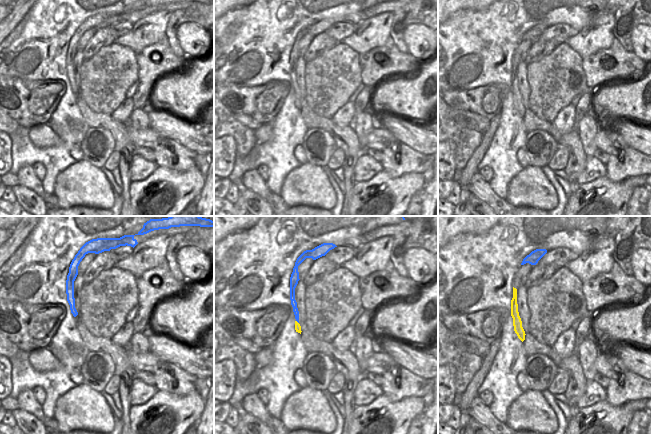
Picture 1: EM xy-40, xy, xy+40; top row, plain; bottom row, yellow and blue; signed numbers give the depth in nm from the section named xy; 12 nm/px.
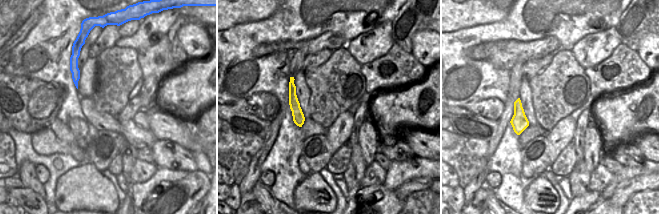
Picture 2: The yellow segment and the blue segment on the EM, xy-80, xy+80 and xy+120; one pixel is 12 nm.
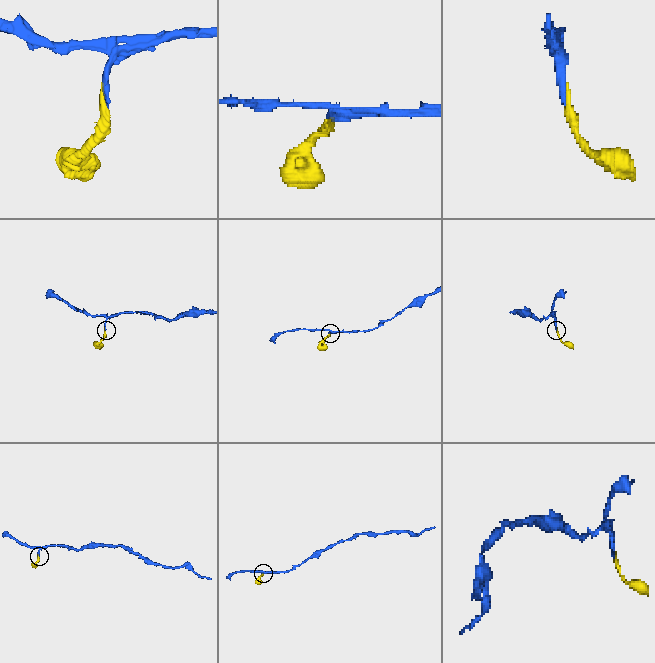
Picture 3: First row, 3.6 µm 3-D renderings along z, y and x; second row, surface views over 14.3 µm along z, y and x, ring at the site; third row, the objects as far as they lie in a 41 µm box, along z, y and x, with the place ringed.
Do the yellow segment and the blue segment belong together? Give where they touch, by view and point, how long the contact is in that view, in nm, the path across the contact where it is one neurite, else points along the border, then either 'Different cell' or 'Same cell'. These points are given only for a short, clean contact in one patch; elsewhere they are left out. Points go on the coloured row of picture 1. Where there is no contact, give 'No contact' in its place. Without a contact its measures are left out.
Touches yellow at xy (297, 322). Shared border 60 nm. Path across: xy (297, 326), (297, 322), (293, 302). Same cell.

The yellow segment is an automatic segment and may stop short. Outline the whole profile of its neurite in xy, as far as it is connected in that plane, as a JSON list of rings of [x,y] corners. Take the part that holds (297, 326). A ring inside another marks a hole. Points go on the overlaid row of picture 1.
[[[323,243],[317,247],[315,247],[312,250],[306,250],[304,251],[296,260],[295,266],[293,268],[293,272],[290,277],[290,300],[291,305],[293,307],[293,312],[295,315],[295,330],[296,332],[301,334],[301,326],[299,324],[299,311],[297,308],[297,302],[295,300],[295,288],[298,284],[299,279],[299,272],[298,272],[298,266],[306,259],[306,258],[312,258],[313,260],[316,260],[322,256],[325,256],[330,250],[337,247],[333,243]]]

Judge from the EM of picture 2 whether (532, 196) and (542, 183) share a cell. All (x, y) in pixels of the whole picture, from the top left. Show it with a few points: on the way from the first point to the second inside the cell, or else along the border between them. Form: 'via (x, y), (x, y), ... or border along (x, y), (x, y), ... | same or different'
via (535, 193), (541, 186) | same

